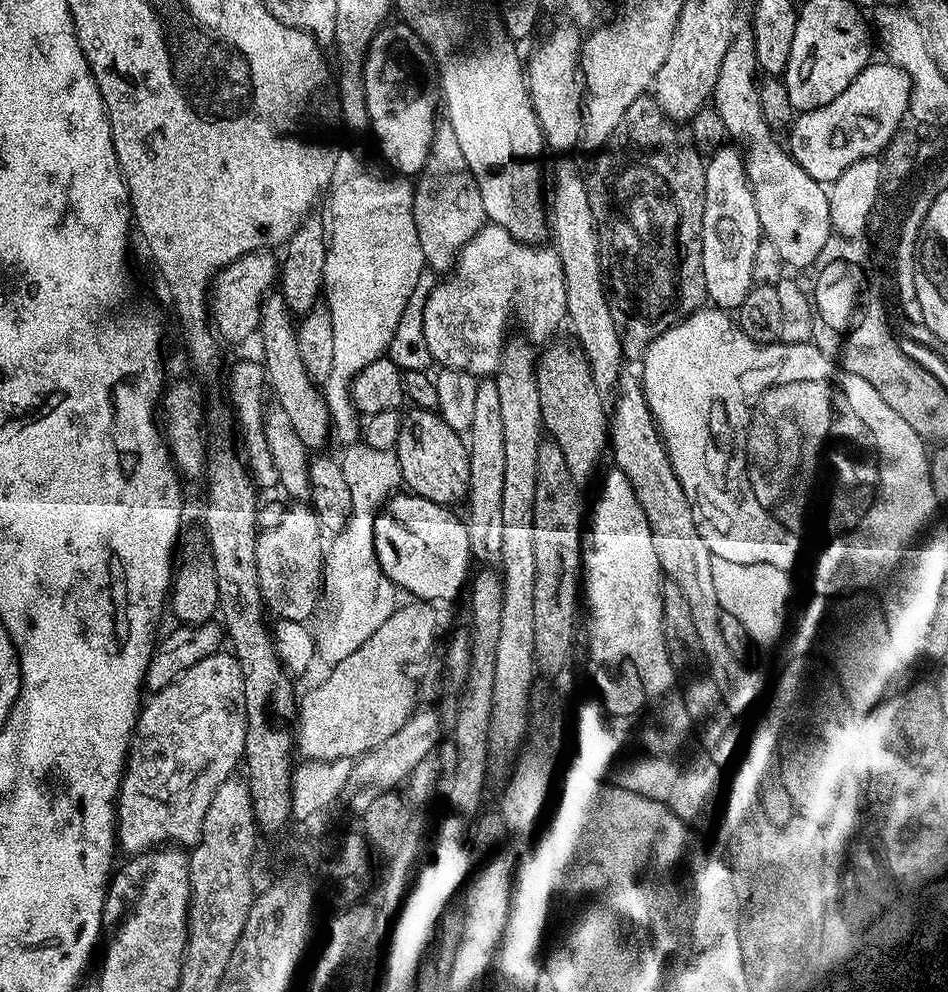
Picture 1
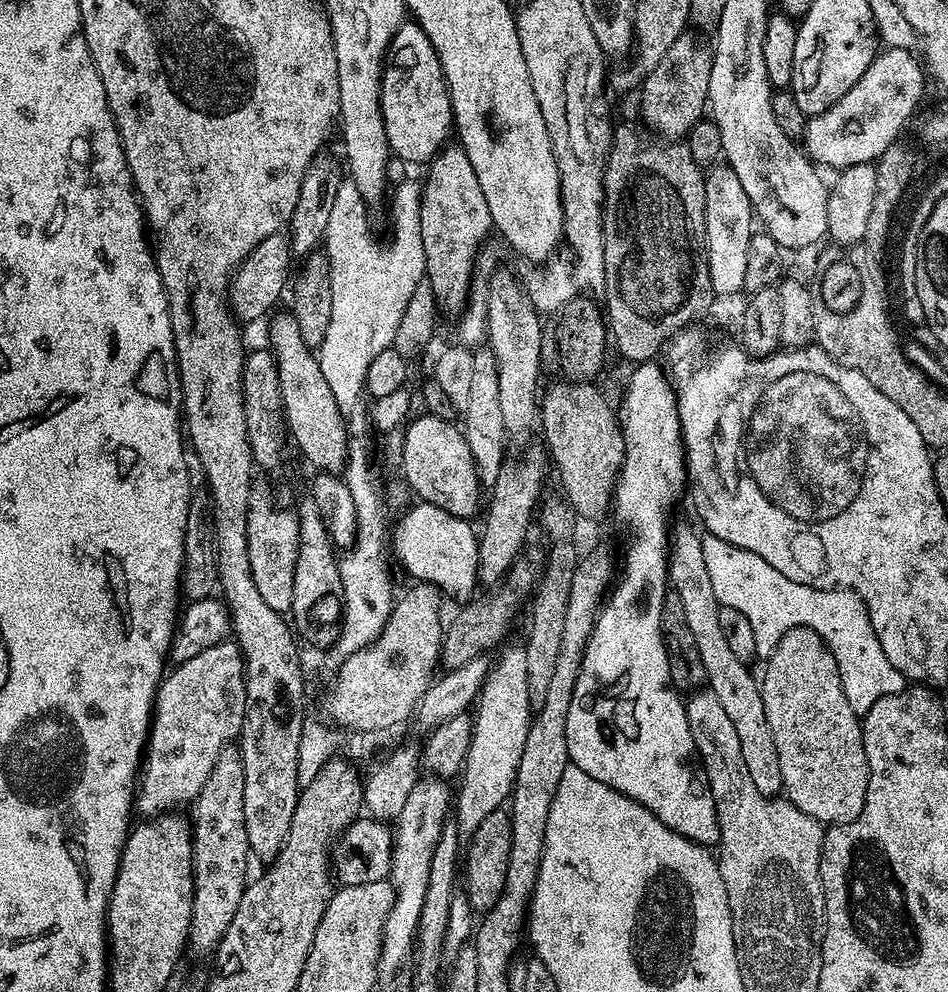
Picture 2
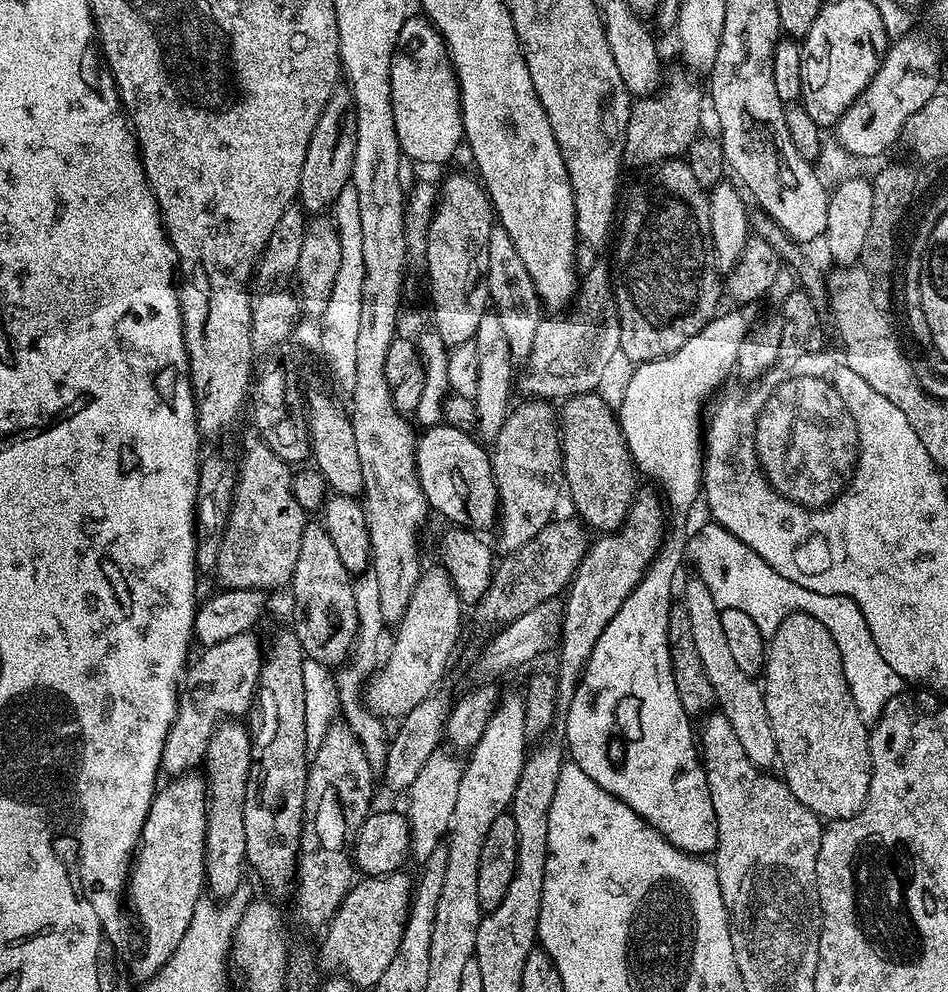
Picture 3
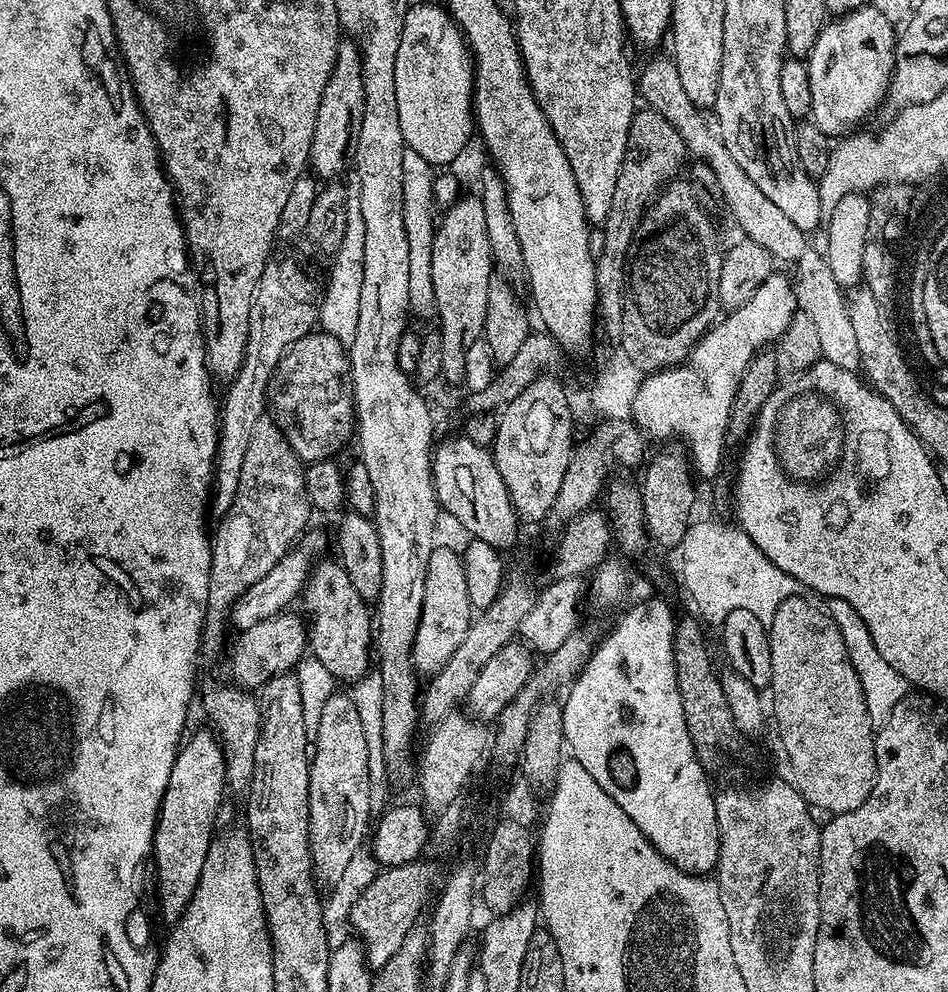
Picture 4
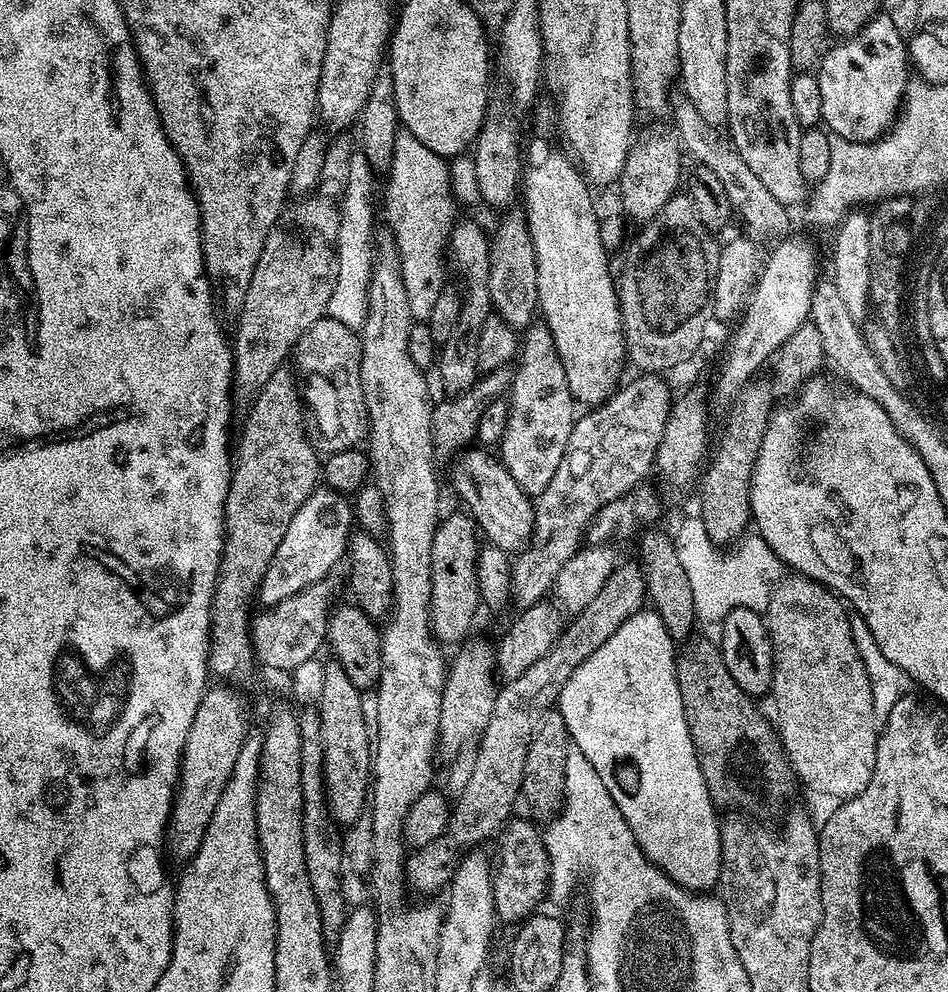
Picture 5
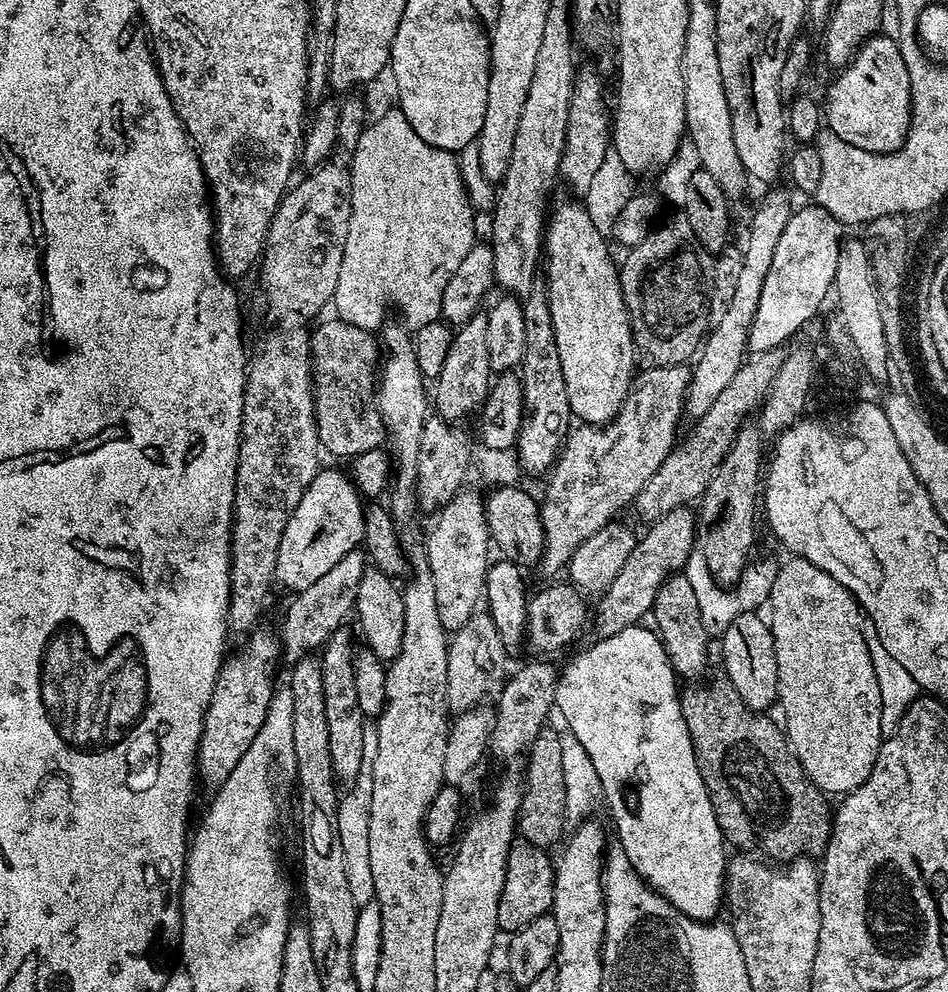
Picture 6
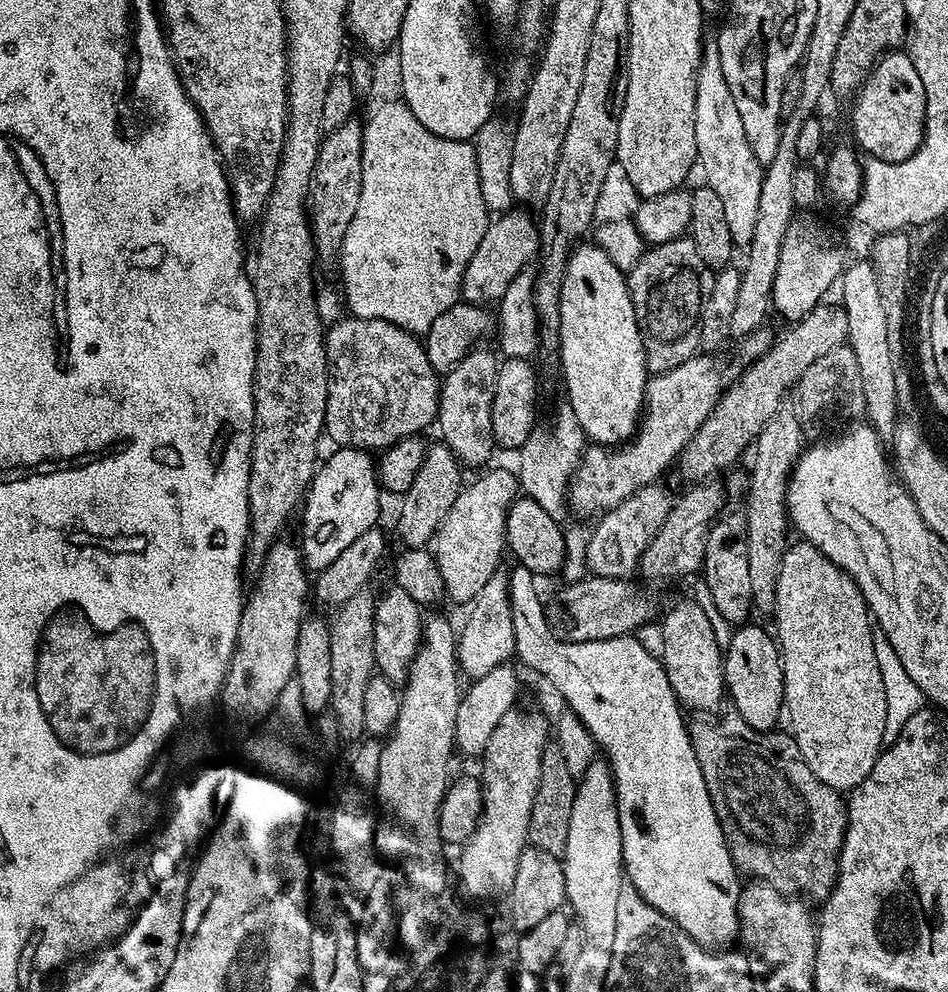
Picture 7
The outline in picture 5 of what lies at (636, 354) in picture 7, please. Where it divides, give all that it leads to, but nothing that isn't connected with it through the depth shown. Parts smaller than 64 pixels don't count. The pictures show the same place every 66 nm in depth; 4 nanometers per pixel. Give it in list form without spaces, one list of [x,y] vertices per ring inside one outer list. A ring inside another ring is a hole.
[[[534,140],[529,146],[527,143],[526,159],[522,164],[522,207],[528,217],[528,229],[534,242],[538,266],[539,315],[554,338],[554,346],[562,358],[562,366],[566,366],[566,382],[570,382],[573,400],[581,405],[588,404],[584,406],[599,406],[613,395],[617,387],[616,379],[619,378],[620,371],[626,368],[624,327],[620,321],[614,272],[608,269],[610,252],[602,242],[600,220],[592,209],[593,189],[579,167],[565,156],[544,140]]]

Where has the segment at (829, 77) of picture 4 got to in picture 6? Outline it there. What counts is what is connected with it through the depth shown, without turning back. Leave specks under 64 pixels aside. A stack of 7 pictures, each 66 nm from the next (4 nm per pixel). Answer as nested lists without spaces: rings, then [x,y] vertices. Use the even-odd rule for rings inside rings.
[[[885,34],[871,36],[846,67],[839,69],[828,88],[828,97],[822,100],[822,116],[826,127],[834,130],[842,142],[858,146],[867,152],[897,152],[908,137],[908,127],[912,121],[912,90],[910,74],[906,74],[906,62],[902,62],[899,43]]]

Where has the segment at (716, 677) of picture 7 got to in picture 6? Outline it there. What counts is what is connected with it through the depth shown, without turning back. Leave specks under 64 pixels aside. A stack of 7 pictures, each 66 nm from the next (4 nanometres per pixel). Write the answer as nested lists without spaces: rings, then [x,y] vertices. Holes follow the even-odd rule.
[[[673,574],[662,582],[658,594],[654,598],[650,620],[653,620],[651,623],[654,625],[654,631],[659,636],[668,655],[670,666],[676,672],[677,677],[684,682],[699,681],[705,675],[703,672],[708,668],[710,637],[702,626],[698,598],[683,574]]]

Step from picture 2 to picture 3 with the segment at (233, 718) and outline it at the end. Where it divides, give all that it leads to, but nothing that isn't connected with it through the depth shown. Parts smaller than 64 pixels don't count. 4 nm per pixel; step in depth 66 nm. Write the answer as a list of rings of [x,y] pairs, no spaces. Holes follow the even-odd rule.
[[[252,632],[234,634],[226,642],[204,648],[201,656],[187,665],[176,701],[176,717],[166,734],[160,767],[172,778],[191,773],[201,763],[208,743],[222,718],[244,718],[256,700],[256,684],[260,680],[262,648]]]

